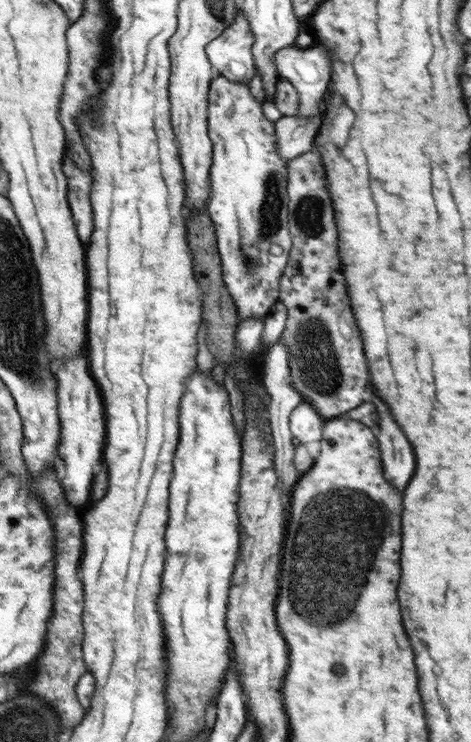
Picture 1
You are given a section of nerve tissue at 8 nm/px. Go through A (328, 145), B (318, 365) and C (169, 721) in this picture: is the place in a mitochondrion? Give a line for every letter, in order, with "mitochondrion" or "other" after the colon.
A: other
B: mitochondrion
C: other

